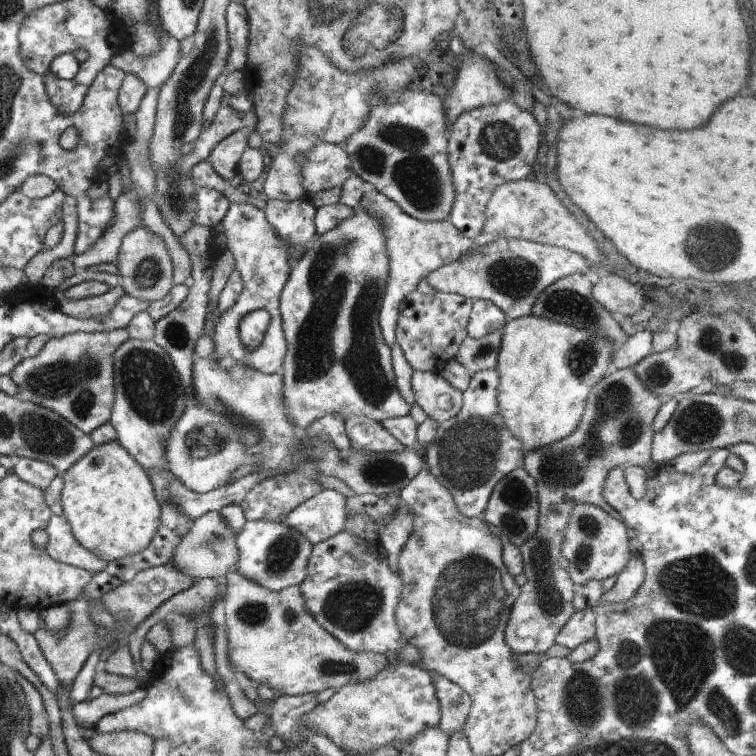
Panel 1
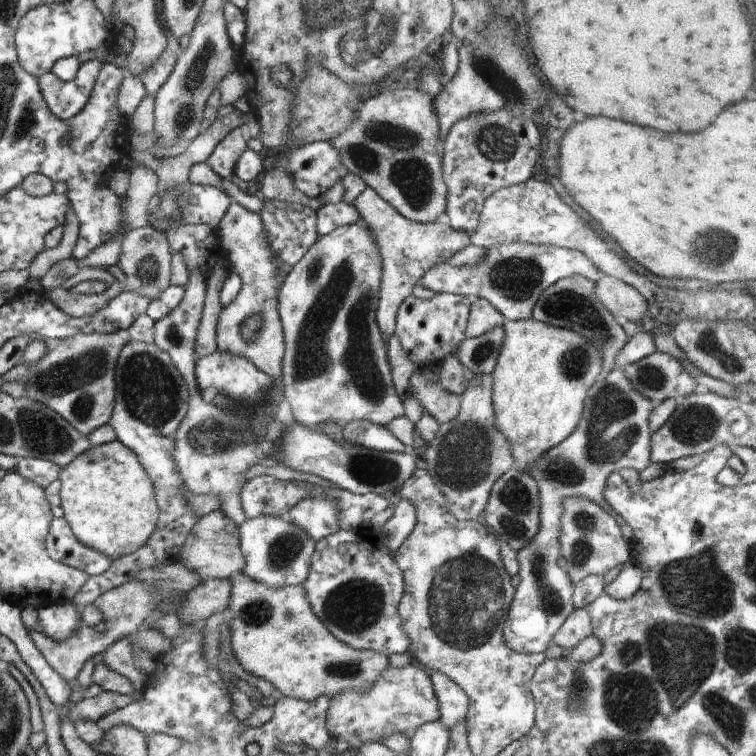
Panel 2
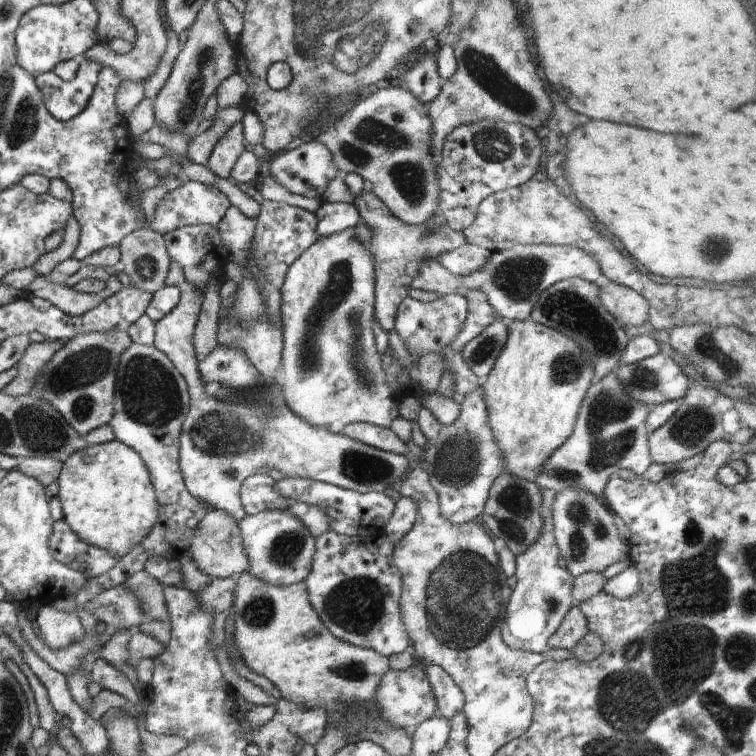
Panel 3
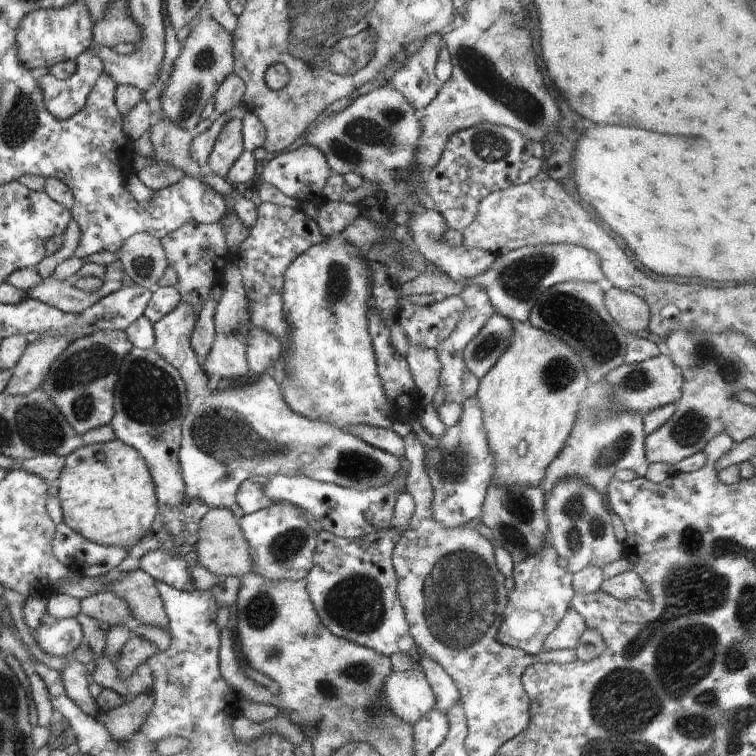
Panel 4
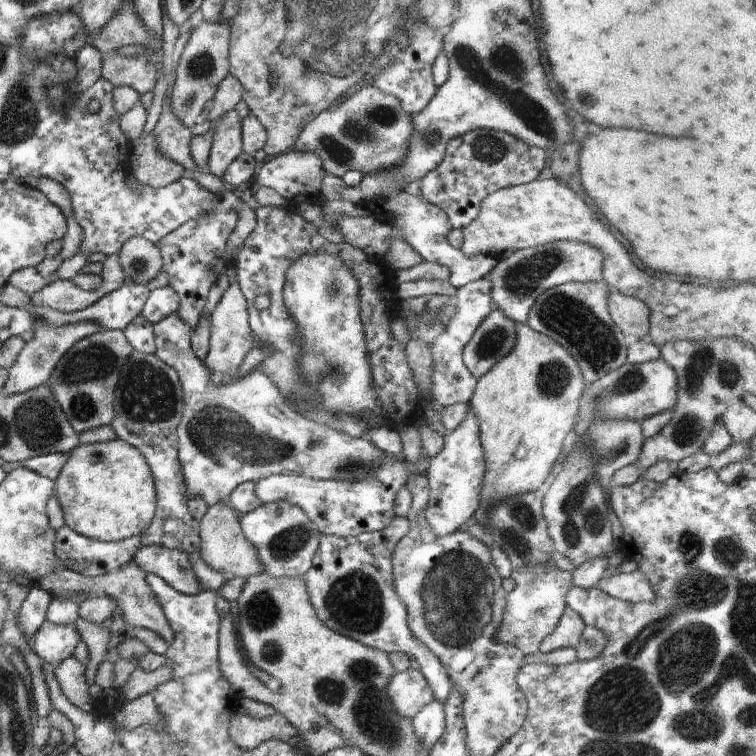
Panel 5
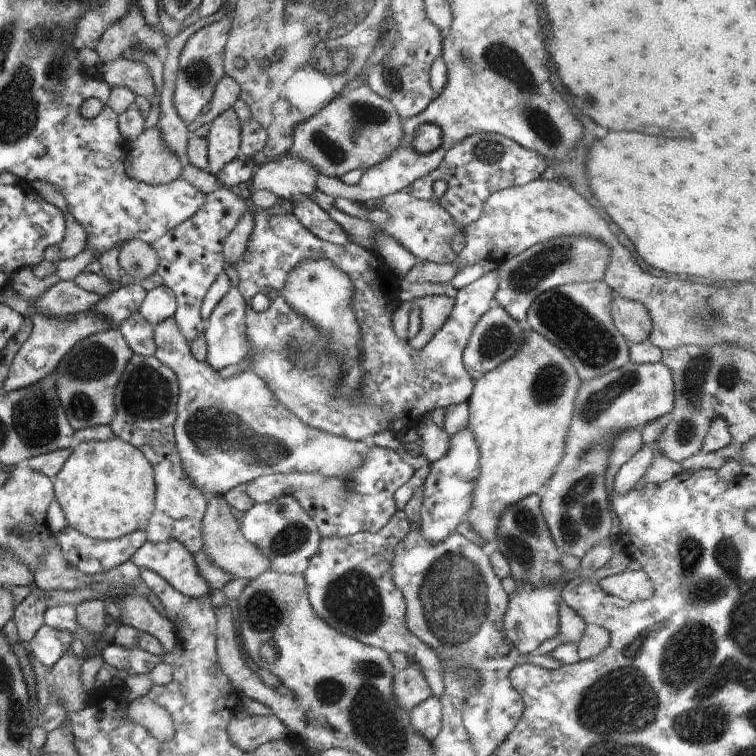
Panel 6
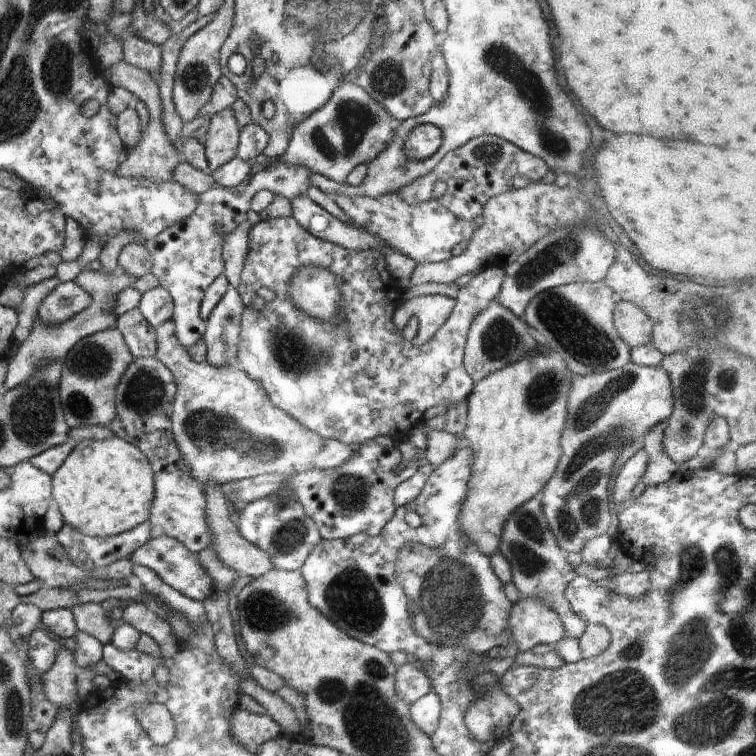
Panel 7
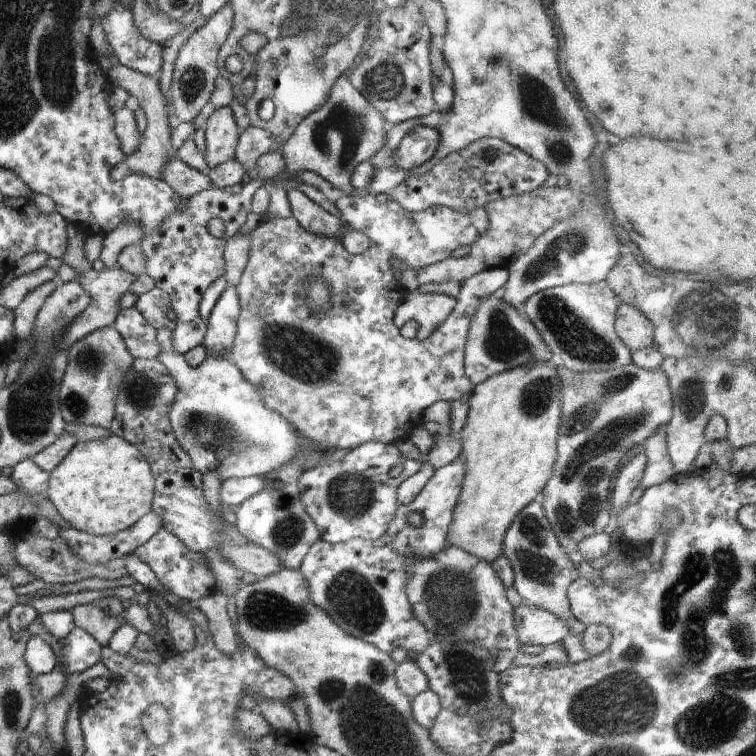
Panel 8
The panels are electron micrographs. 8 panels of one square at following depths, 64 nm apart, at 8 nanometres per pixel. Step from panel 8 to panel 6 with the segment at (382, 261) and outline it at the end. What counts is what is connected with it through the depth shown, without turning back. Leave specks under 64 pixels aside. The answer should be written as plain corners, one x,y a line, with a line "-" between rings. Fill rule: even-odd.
392,193
380,200
351,201
350,199
333,199
333,205
344,214
372,221
380,230
402,243
420,261
433,263
454,262
457,254
452,250
450,241
457,232
464,233
465,228
457,225
452,215
436,202
413,197
410,193
-
257,210
254,214
255,225
248,241
246,251
235,264
239,276
238,290
245,298
248,306
246,309
246,342
250,346
247,357
250,358
250,367
256,376
260,376
276,400
288,408
294,416
298,416
306,426
328,432
334,436
346,438
354,442
367,441
374,434
380,432
392,432
398,437
400,431
408,428
417,428
420,418
436,408
446,409
461,403
469,403
473,392
475,381
468,375
463,366
463,351
470,339
474,326
481,319
483,314
488,312
495,300
498,263
493,260
480,260
473,265
459,267
450,284
456,289
454,306
448,315
444,326
433,336
432,340
421,350
415,350
396,336
392,329
392,313
399,306
397,291
404,281
404,274
396,274
391,268
384,264
384,259
374,250
363,249
355,244
337,246
334,243
323,241
315,234
313,235
297,218
293,212
284,214
272,213
270,216
266,211
-
308,259
330,259
338,268
341,268
352,279
353,282
353,303
360,328
360,368
364,370
364,380
360,388
360,396
344,398
340,396
341,378
343,375
344,360
338,352
332,350
330,342
322,332
318,332
305,318
296,314
296,311
285,301
281,295
284,288
287,274
297,264
-
264,290
276,290
278,292
274,300
270,300
268,309
263,312
256,312
250,308
252,297

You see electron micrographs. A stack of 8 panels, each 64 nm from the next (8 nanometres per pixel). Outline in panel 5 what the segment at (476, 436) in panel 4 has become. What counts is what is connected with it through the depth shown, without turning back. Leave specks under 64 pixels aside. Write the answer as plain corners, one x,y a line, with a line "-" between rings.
470,408
461,424
446,434
444,446
438,456
428,460
428,506
424,510
426,522
434,536
446,536
459,530
480,508
480,488
484,479
484,450
480,444
480,426
474,410

